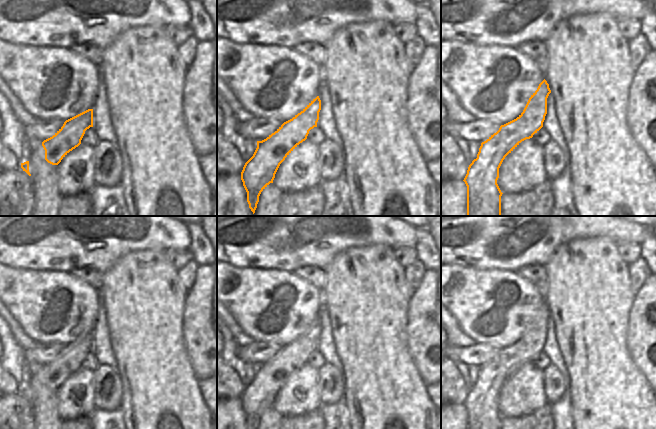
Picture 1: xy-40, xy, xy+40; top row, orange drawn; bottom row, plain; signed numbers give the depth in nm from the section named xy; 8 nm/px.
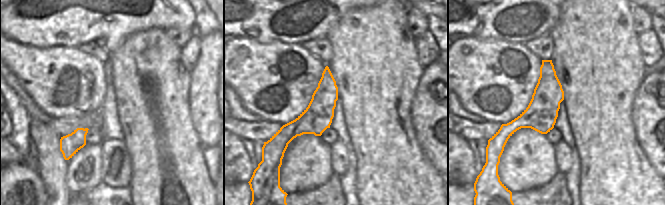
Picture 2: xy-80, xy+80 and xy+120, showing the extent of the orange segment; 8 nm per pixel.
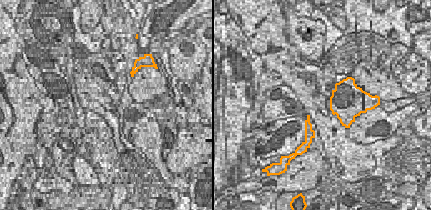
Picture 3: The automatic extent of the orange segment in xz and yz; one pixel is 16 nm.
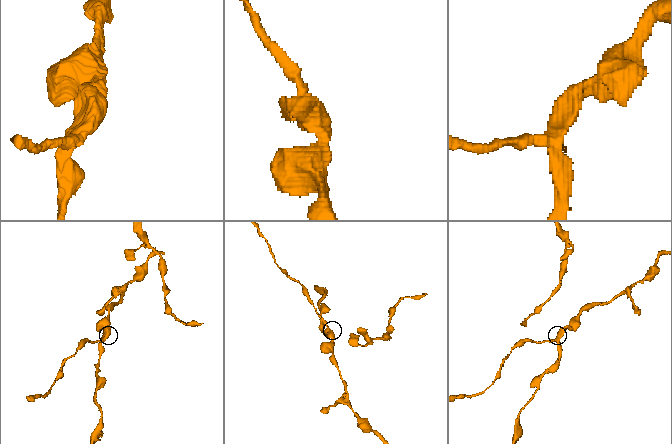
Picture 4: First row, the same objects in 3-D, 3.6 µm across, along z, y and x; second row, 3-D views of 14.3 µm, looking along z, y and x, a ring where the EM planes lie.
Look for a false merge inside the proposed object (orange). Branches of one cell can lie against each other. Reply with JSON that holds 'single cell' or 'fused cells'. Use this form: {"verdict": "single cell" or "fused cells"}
{"verdict": "fused cells"}

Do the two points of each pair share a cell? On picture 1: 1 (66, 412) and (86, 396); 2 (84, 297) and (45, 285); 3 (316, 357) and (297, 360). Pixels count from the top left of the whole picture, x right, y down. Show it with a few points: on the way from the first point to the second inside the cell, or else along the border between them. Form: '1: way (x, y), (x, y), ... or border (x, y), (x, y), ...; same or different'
1: way (71, 407), (78, 406), (82, 401); same
2: way (74, 292), (67, 286), (55, 285); same
3: way (311, 359), (302, 360); same

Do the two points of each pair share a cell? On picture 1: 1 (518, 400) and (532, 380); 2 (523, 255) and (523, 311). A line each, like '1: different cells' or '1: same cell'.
1: same cell
2: different cells

